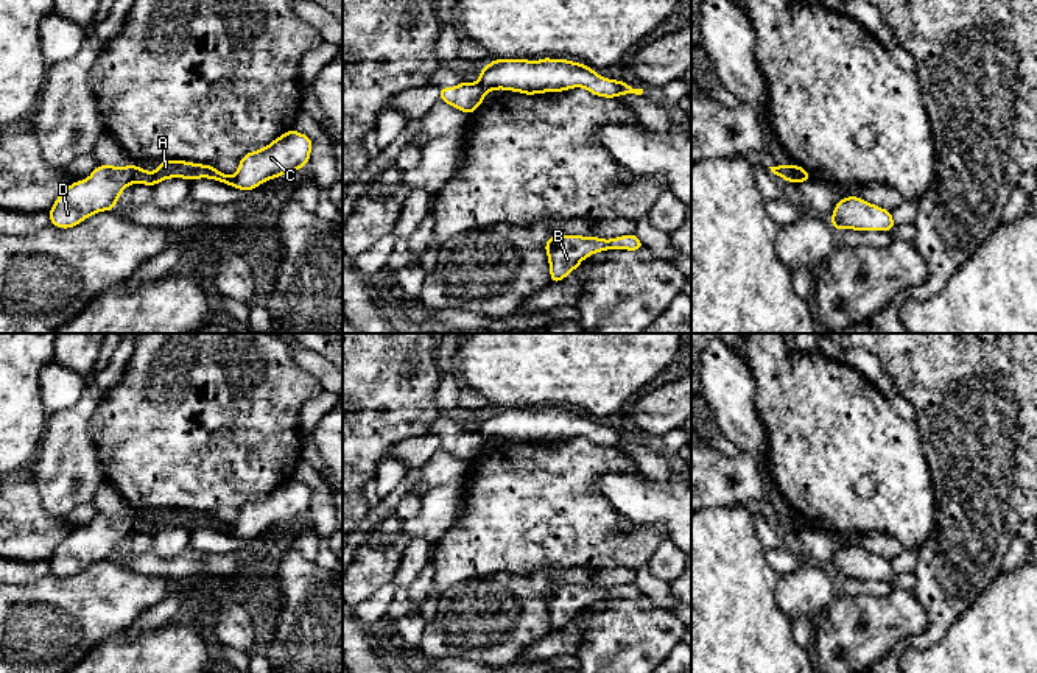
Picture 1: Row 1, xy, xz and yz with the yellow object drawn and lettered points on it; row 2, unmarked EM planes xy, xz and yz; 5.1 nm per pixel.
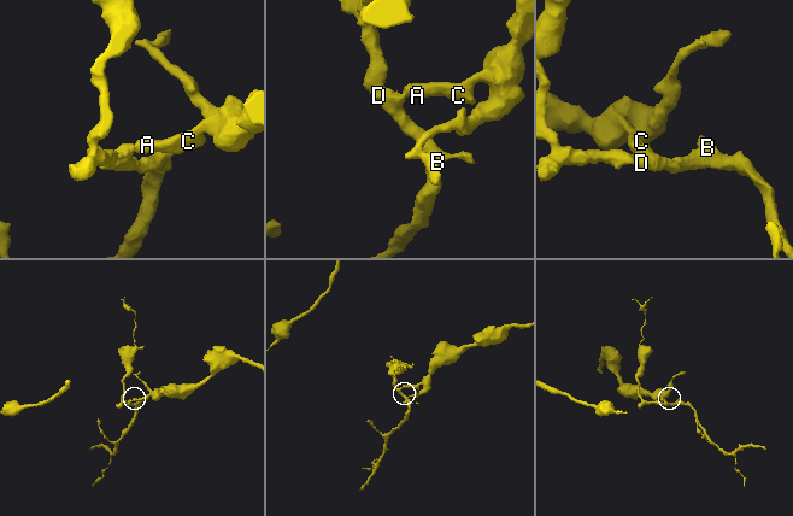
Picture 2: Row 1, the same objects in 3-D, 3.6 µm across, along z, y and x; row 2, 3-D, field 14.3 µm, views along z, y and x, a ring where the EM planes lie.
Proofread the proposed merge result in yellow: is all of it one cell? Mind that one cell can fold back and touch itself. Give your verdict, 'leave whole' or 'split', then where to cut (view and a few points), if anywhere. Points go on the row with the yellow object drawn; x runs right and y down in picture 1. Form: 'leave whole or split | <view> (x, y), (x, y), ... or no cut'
split | xy (136, 165), (133, 181)

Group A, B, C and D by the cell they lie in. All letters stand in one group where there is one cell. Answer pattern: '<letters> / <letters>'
A C / B D

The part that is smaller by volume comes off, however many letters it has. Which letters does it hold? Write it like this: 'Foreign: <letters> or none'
Foreign: B, D

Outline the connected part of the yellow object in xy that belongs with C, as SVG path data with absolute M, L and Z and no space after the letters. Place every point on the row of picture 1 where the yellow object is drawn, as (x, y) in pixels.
M290 129L268 146L244 154L234 176L224 174L212 165L163 160L159 162L159 168L153 173L135 165L134 184L154 187L170 178L184 178L187 181L209 178L249 192L271 178L279 179L285 173L296 173L301 167L308 164L311 148L313 142L308 136Z

